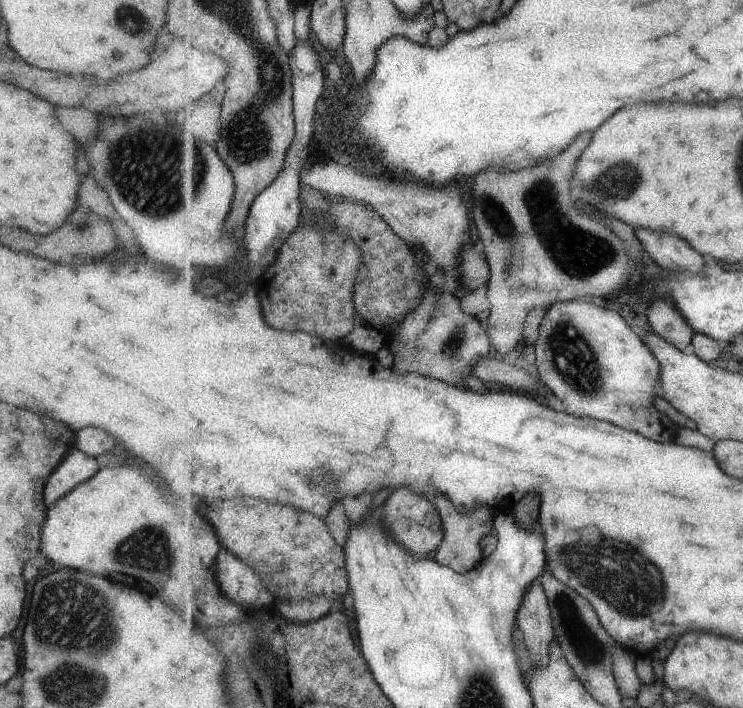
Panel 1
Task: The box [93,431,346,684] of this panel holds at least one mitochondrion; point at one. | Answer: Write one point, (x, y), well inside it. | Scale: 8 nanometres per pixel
(147, 554)

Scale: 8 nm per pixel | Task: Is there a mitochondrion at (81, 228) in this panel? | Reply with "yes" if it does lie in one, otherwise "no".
yes

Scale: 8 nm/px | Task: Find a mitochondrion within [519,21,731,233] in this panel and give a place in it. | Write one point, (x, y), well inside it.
(618, 179)

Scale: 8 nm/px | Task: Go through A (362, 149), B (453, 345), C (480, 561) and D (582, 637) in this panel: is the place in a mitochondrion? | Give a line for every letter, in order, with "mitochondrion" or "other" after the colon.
A: other
B: mitochondrion
C: other
D: mitochondrion

